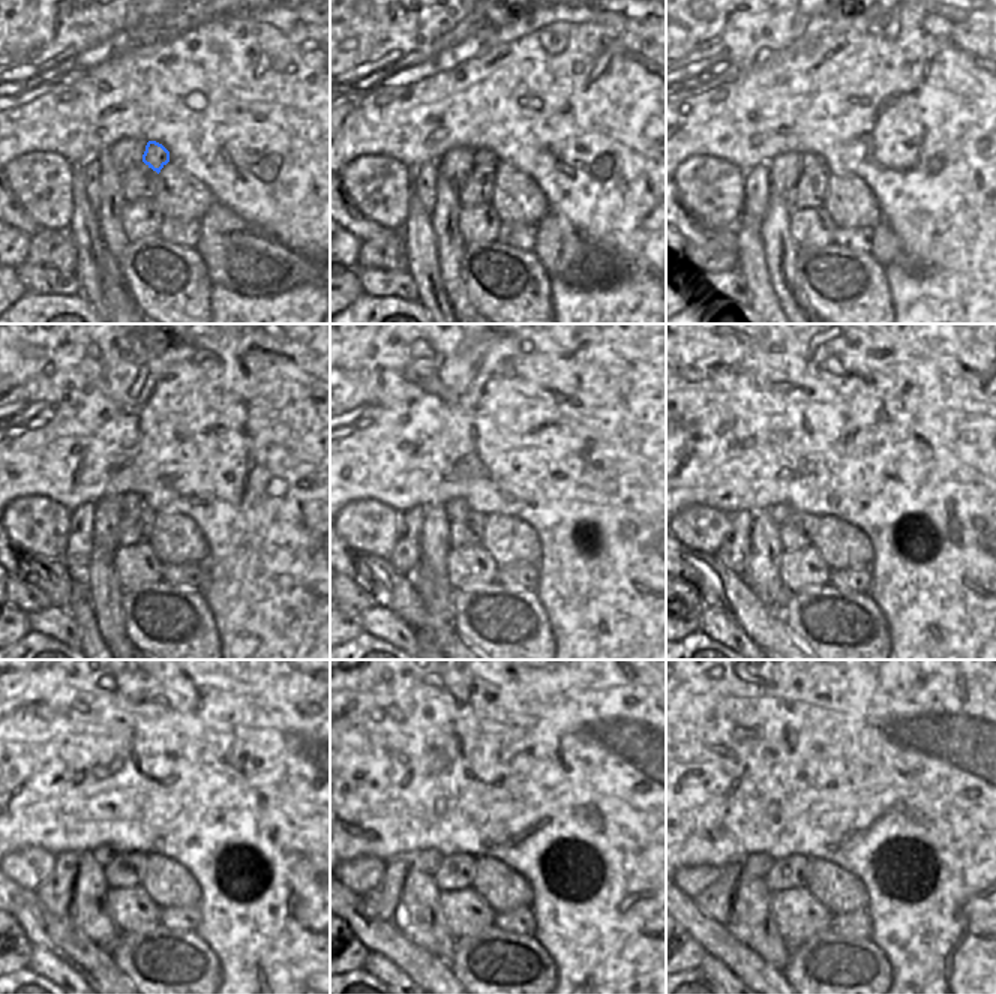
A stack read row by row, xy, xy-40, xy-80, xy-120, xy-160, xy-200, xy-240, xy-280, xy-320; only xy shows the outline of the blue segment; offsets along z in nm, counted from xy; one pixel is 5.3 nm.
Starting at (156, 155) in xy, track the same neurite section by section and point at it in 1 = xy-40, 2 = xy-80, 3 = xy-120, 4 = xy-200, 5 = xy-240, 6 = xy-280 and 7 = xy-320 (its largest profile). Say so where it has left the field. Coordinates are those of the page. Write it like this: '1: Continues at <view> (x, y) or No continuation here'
1: Continues at xy-40 (485, 161)
2: Continues at xy-80 (810, 162)
3: Continues at xy-120 (129, 501)
4: Continues at xy-200 (779, 513)
5: Continues at xy-240 (102, 853)
6: Continues at xy-280 (428, 861)
7: Continues at xy-320 (756, 865).

